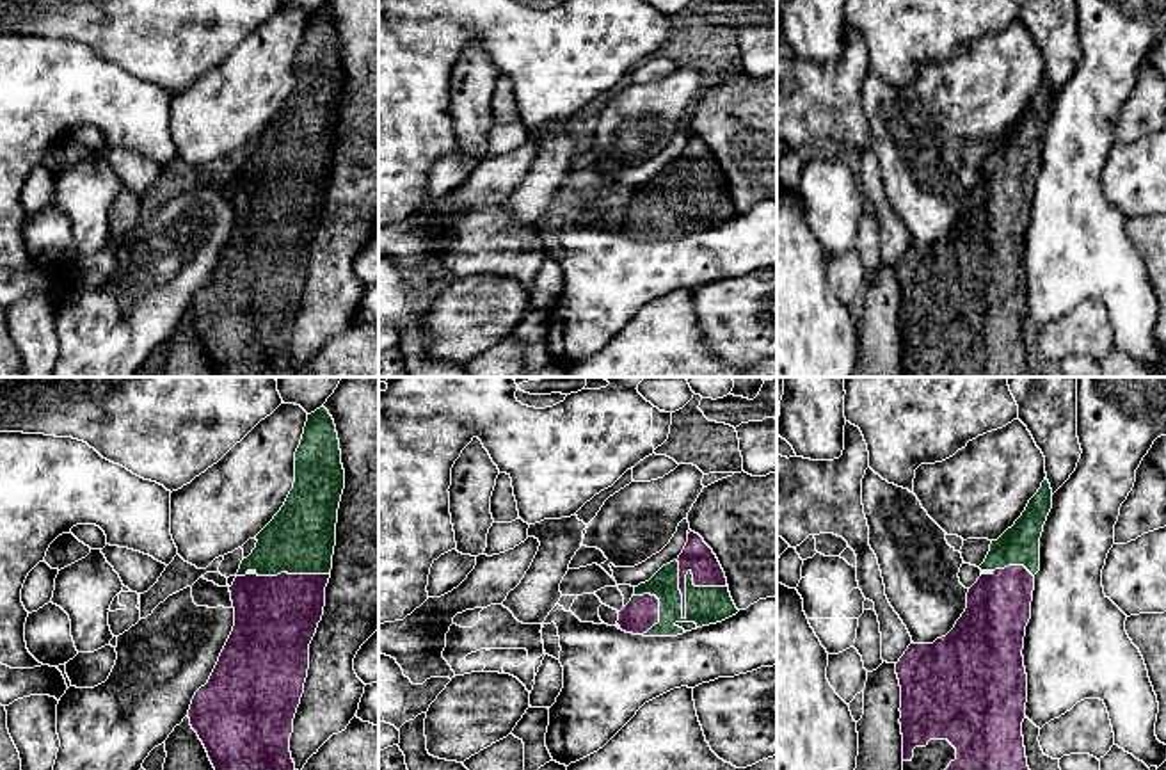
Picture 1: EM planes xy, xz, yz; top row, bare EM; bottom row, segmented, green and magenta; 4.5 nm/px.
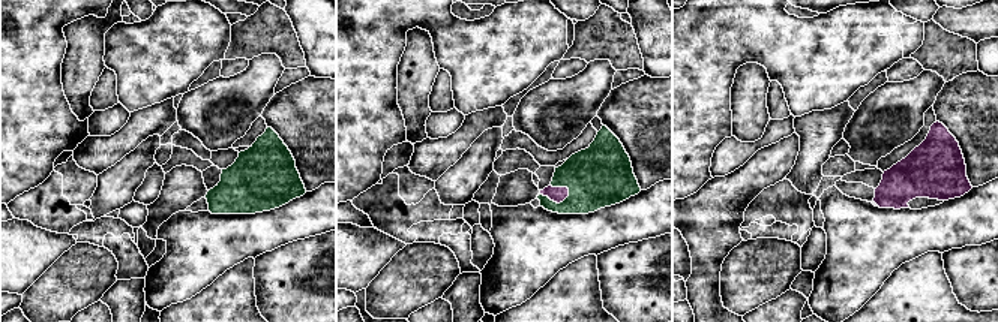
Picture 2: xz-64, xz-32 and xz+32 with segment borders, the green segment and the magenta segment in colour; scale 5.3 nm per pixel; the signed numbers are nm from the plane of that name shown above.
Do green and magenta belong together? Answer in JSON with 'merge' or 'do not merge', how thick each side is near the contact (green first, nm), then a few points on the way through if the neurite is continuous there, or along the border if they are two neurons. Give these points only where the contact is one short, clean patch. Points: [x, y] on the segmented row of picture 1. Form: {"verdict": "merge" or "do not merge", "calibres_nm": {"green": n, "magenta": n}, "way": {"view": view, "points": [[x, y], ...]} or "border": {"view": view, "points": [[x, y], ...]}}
{"verdict": "merge", "calibres_nm": {"green": 180, "magenta": 140}}

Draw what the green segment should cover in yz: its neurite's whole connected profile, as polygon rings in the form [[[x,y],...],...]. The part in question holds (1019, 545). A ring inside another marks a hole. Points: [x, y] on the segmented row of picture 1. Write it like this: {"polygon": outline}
{"polygon": [[[1045,477],[1022,516],[992,541],[981,576],[967,592],[967,608],[954,628],[933,644],[910,644],[896,663],[901,686],[903,770],[1029,770],[1022,722],[1027,702],[1024,637],[1031,619],[1034,574],[1040,571],[1040,537],[1052,509],[1052,489]]]}

